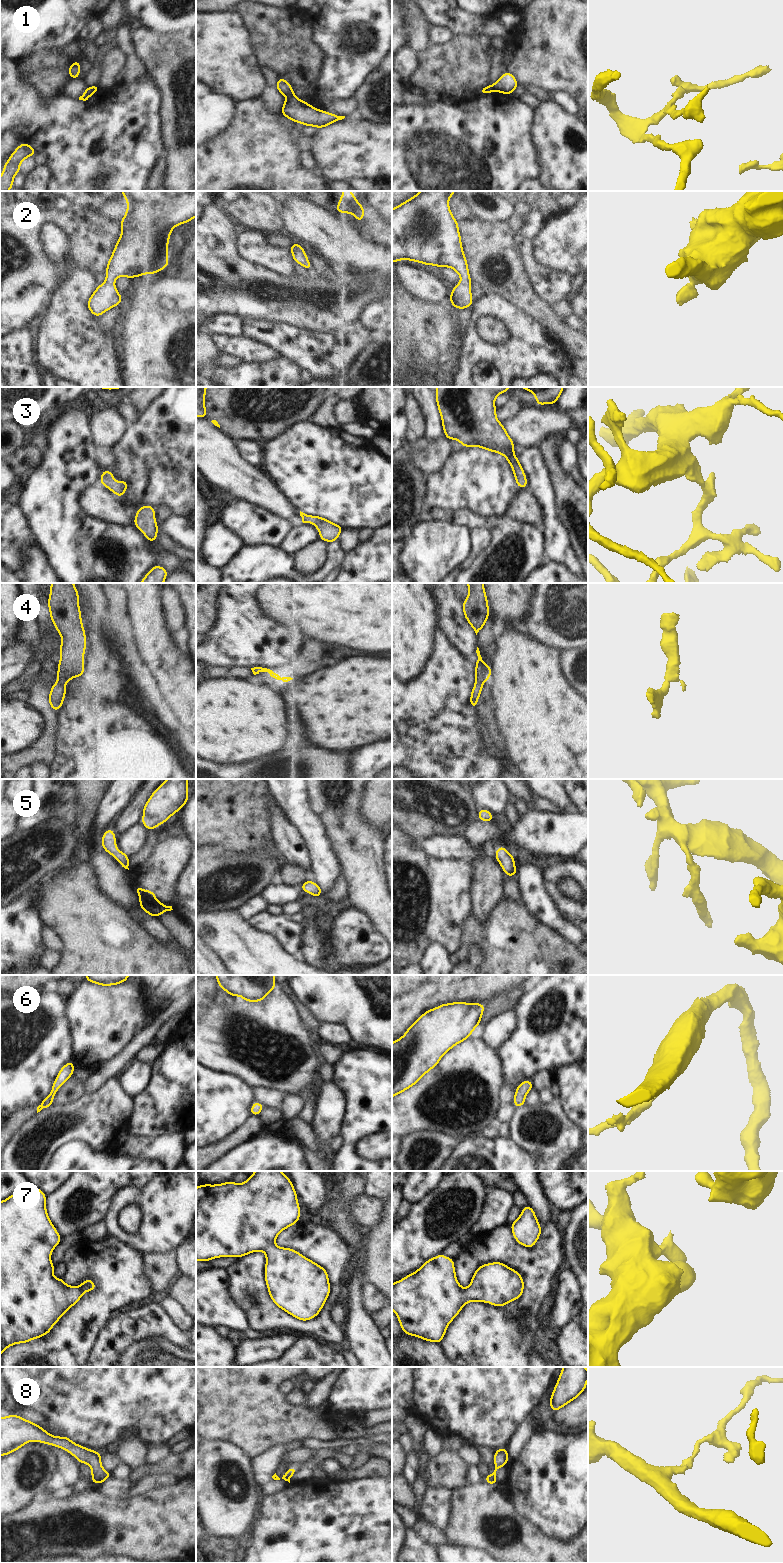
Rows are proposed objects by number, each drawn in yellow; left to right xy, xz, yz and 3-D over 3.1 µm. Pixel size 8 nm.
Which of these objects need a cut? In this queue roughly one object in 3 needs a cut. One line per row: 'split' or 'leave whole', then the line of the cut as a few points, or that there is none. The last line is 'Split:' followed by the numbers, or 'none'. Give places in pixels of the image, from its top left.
1: split | xz (293, 94), (288, 98)
2: leave whole | no cut
3: leave whole | no cut
4: leave whole | no cut
5: leave whole | no cut
6: leave whole | no cut
7: leave whole | no cut
8: leave whole | no cut
Split: 1

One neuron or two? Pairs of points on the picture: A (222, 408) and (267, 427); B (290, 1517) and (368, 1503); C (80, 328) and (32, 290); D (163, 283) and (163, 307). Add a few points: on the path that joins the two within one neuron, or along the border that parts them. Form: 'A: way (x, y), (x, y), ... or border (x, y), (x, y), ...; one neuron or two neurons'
A: way (233, 415), (244, 418), (250, 423), (256, 423); one neuron
B: way (309, 1517), (349, 1516); one neuron
C: border (59, 281), (43, 314); two neurons
D: way (163, 289), (163, 301); one neuron

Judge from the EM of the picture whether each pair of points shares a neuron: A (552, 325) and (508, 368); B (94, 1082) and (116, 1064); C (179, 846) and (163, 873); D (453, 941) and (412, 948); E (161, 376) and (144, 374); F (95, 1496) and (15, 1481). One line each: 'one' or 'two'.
A: two
B: one
C: one
D: one
E: one
F: two

